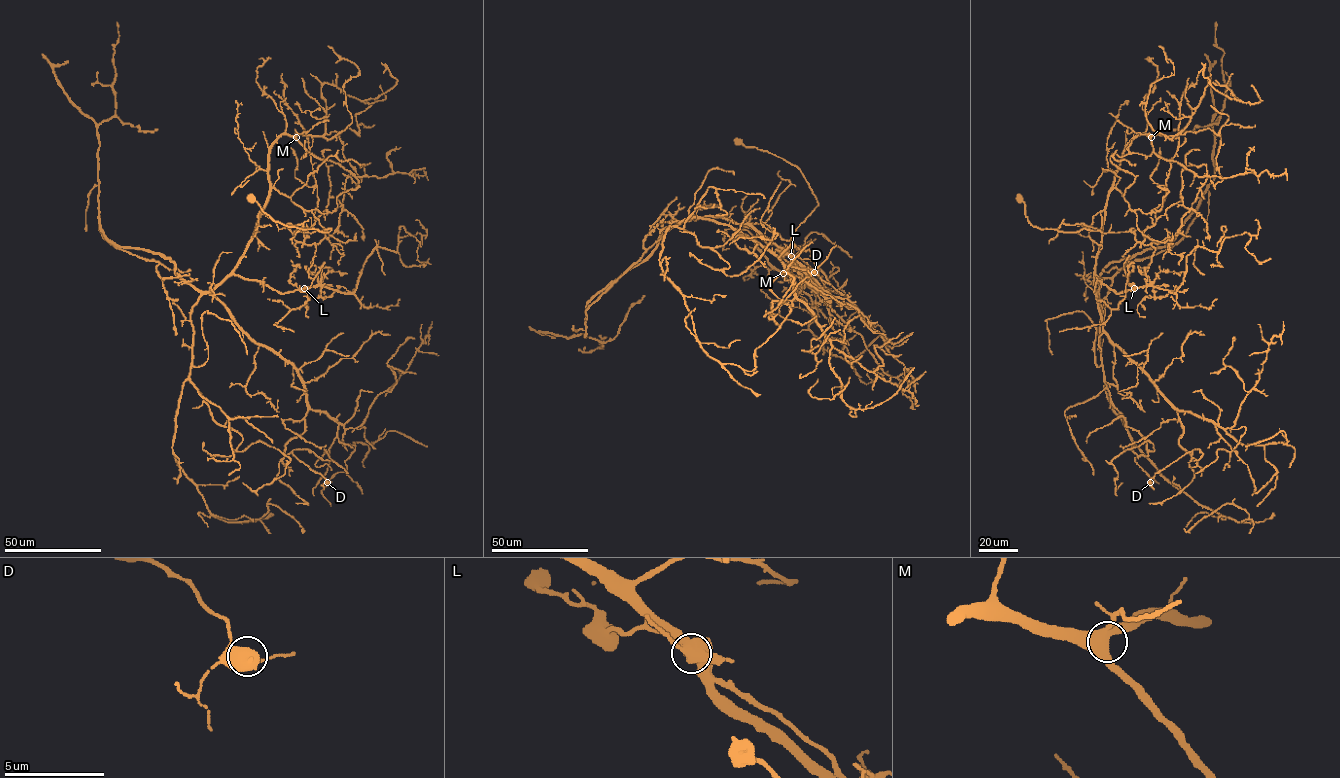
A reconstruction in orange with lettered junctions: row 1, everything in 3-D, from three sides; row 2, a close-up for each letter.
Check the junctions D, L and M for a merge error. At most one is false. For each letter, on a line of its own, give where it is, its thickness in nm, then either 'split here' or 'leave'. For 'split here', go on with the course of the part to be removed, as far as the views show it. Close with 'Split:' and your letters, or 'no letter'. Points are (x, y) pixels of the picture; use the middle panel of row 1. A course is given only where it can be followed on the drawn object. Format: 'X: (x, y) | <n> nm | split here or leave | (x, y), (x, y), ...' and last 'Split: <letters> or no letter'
D: (814, 272) | 600 nm | leave
L: (791, 256) | 650 nm | split here | (791, 256), (806, 269), (797, 262), (803, 277), (779, 257), (818, 203), (815, 196), (796, 167), (735, 138)
M: (783, 273) | 480 nm | leave
Split: L

